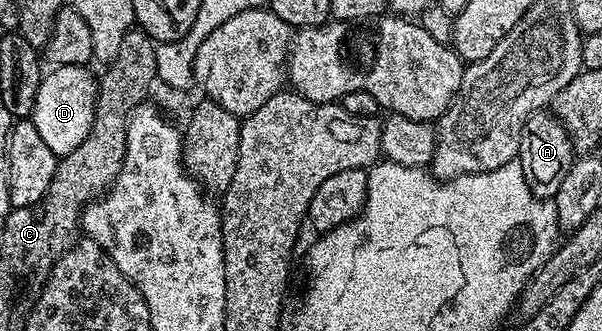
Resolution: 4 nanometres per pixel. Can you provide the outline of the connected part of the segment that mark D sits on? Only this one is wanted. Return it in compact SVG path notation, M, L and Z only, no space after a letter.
M55 66L41 78L33 114L45 144L58 157L69 155L89 135L96 115L99 80L89 66Z

